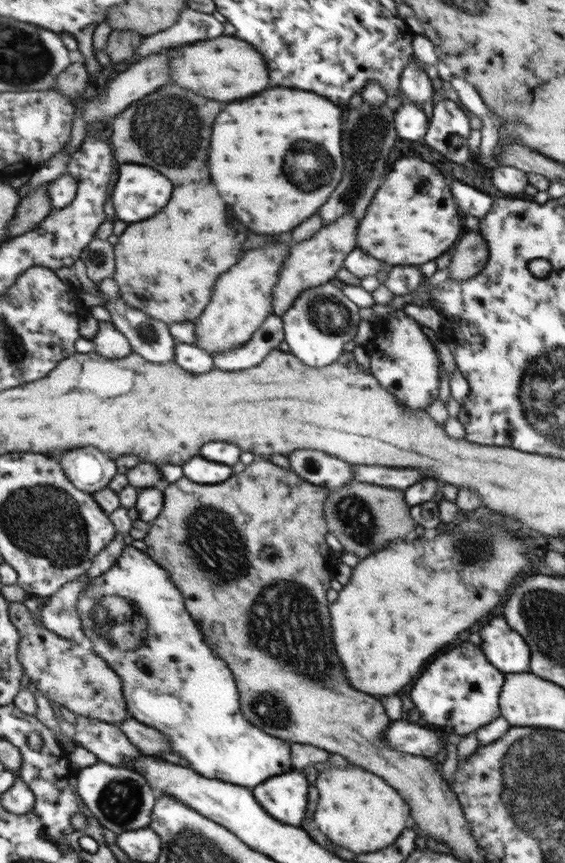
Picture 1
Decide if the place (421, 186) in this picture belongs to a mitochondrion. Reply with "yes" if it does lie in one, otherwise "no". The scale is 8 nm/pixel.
yes

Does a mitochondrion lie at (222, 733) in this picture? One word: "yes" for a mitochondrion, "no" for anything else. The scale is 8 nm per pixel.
no

